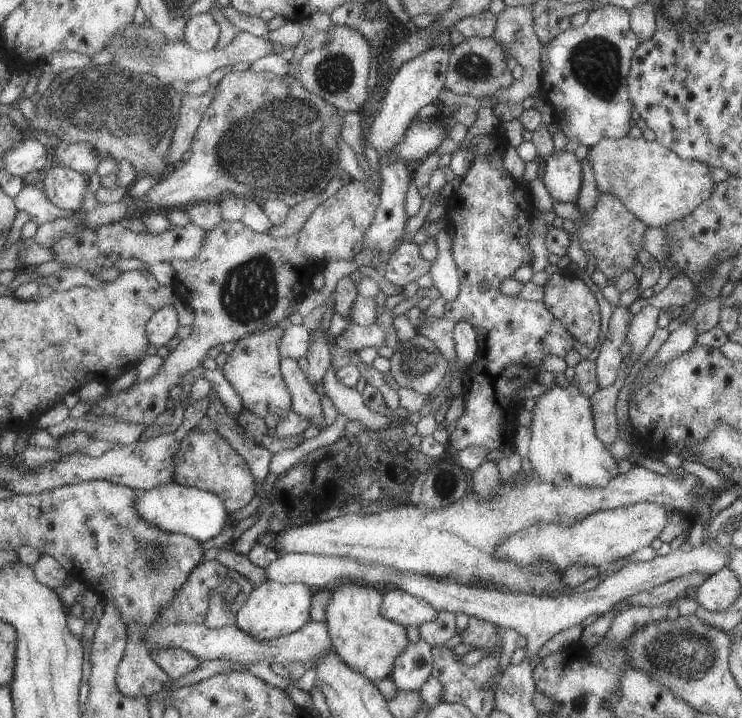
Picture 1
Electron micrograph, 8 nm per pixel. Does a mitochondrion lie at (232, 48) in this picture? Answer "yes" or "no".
no

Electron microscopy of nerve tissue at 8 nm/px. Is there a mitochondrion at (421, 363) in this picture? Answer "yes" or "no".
yes

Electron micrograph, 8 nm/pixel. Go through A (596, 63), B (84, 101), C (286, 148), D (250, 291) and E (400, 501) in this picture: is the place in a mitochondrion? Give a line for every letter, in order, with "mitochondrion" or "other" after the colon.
A: mitochondrion
B: mitochondrion
C: mitochondrion
D: mitochondrion
E: other

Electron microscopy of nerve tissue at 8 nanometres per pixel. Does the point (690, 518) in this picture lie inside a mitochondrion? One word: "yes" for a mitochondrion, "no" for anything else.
no

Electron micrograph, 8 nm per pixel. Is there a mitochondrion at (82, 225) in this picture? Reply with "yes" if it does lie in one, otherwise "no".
no

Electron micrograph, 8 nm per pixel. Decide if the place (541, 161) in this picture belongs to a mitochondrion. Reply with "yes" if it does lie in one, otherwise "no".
no

